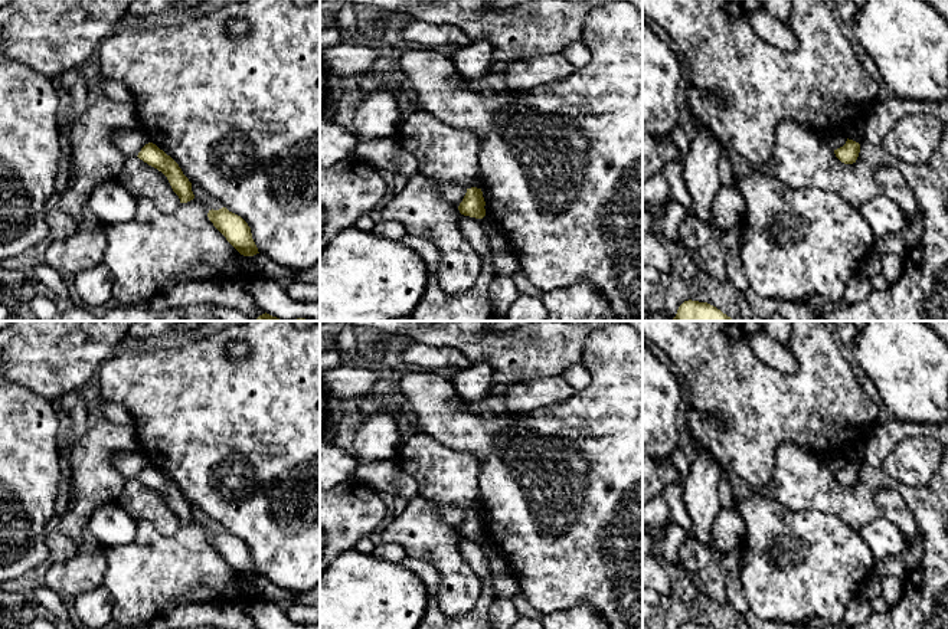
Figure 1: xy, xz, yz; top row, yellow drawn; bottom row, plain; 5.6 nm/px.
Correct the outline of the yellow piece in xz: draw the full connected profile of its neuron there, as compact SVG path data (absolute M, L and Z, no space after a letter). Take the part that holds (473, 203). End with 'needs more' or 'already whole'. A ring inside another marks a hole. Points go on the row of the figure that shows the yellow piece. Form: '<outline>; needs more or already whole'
M471 187L471 189L467 189L467 193L462 202L460 203L458 210L464 216L483 219L486 216L484 206L486 206L486 202L484 202L481 189Z; already whole

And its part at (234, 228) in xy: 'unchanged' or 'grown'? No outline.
unchanged

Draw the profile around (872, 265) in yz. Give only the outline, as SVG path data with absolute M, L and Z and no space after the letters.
M872 250L867 258L863 261L860 272L867 275L869 278L877 273L882 273L882 259L880 253Z

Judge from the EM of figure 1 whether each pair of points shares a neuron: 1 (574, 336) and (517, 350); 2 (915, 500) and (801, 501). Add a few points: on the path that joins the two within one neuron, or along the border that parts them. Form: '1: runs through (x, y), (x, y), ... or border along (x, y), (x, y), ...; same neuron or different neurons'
1: runs through (559, 344), (548, 344), (532, 350); same neuron
2: runs through (886, 482), (872, 482), (856, 498), (830, 498); same neuron

